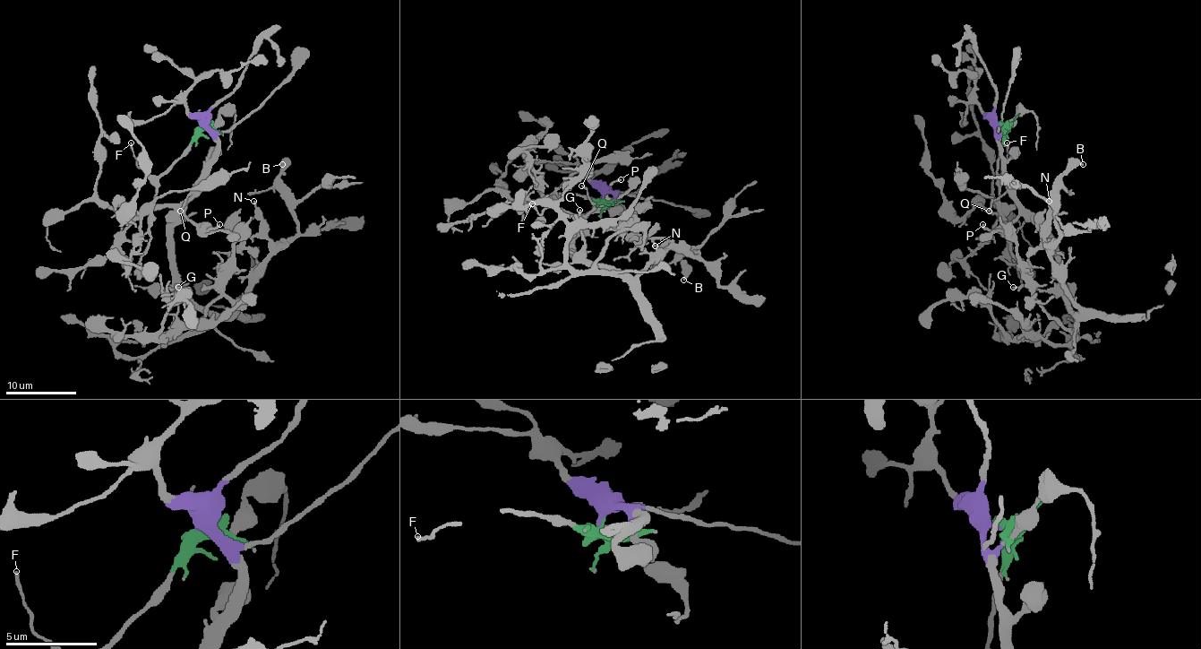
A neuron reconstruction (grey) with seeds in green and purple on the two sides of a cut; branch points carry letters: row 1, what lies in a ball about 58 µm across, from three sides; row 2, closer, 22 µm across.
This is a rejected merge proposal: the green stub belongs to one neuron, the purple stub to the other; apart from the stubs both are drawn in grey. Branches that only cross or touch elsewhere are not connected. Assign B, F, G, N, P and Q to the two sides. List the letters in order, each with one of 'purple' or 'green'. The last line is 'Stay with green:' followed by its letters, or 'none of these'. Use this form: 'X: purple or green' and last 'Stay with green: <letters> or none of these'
B: purple
F: green
G: purple
N: purple
P: purple
Q: purple
Stay with green: F

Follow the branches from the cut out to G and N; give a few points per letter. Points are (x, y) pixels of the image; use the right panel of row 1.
G: (1001, 125), (996, 133), (1007, 190), (1046, 232), (1060, 272), (1060, 281), (1046, 291), (1028, 286), (1012, 288)
N: (1001, 125), (996, 128), (1007, 190), (1053, 245), (1060, 289), (1076, 314), (1063, 272), (1048, 252), (1050, 201)

